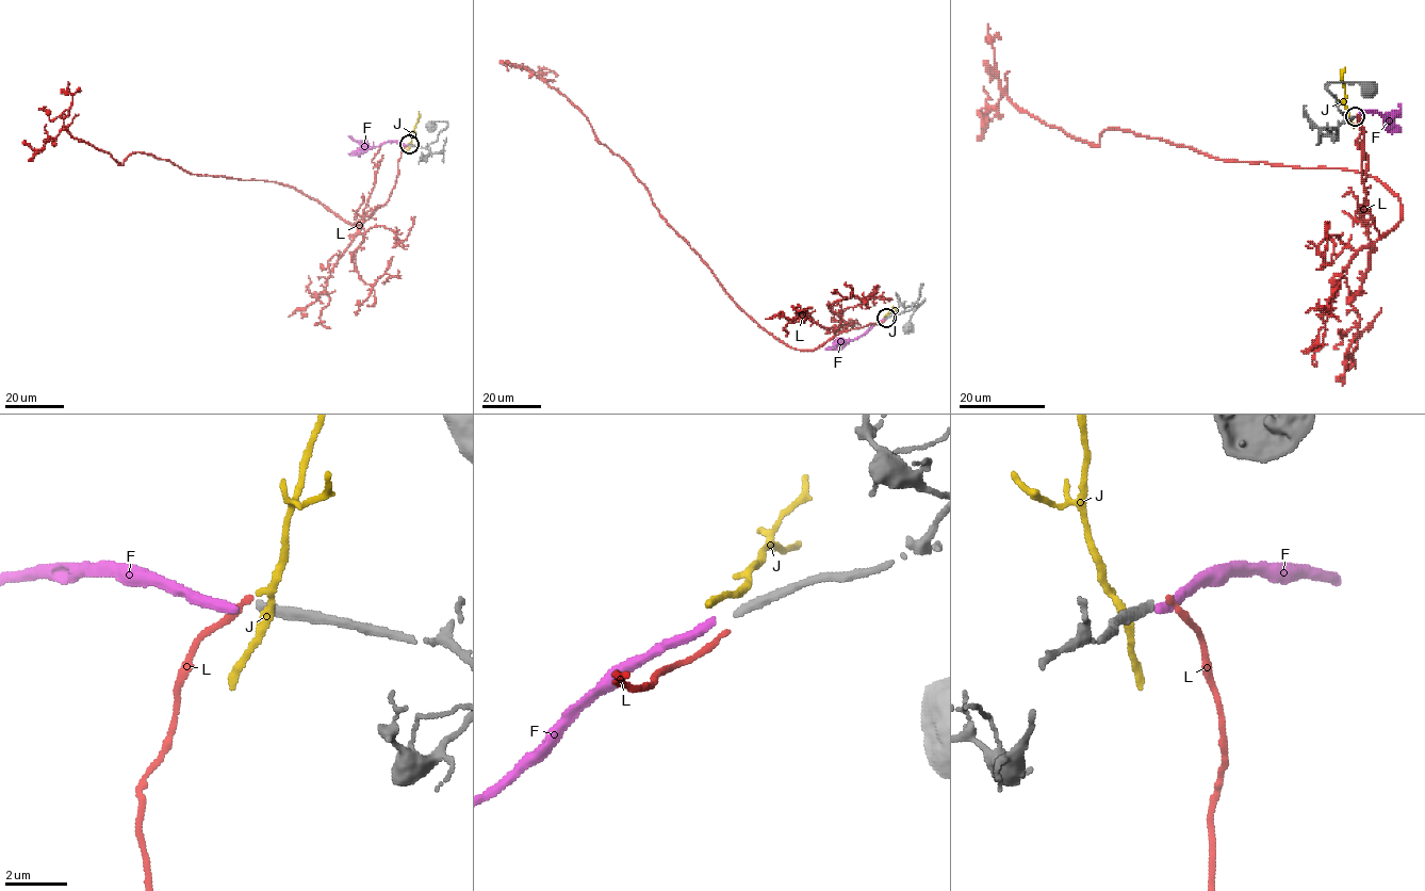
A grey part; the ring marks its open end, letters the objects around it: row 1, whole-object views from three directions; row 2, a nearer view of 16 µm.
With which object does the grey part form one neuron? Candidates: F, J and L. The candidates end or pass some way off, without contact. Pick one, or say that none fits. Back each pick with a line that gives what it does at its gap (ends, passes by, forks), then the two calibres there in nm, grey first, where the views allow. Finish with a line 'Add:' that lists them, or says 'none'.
Add: none

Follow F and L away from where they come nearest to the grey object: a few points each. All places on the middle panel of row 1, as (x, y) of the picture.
F: (884, 319), (839, 349), (825, 350)
L: (885, 320), (814, 349), (773, 337), (659, 214), (632, 167), (541, 77), (546, 74), (516, 66)

